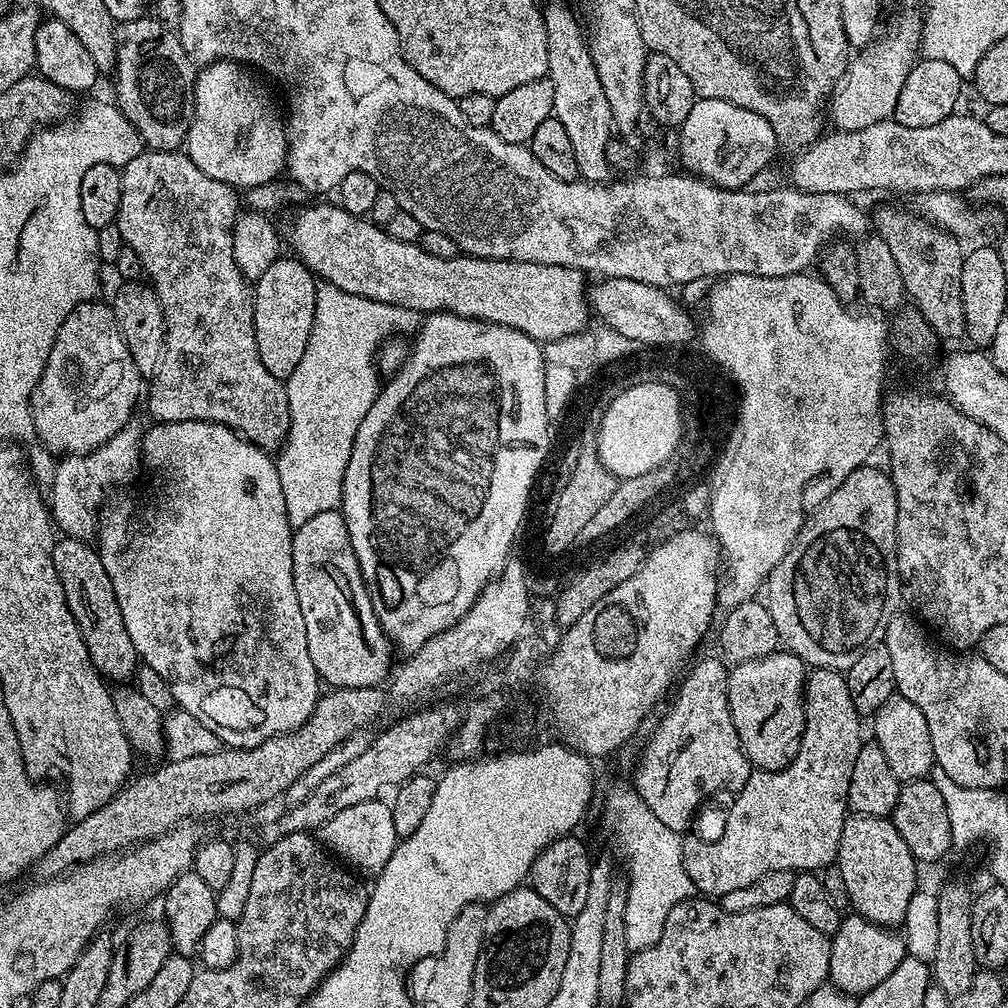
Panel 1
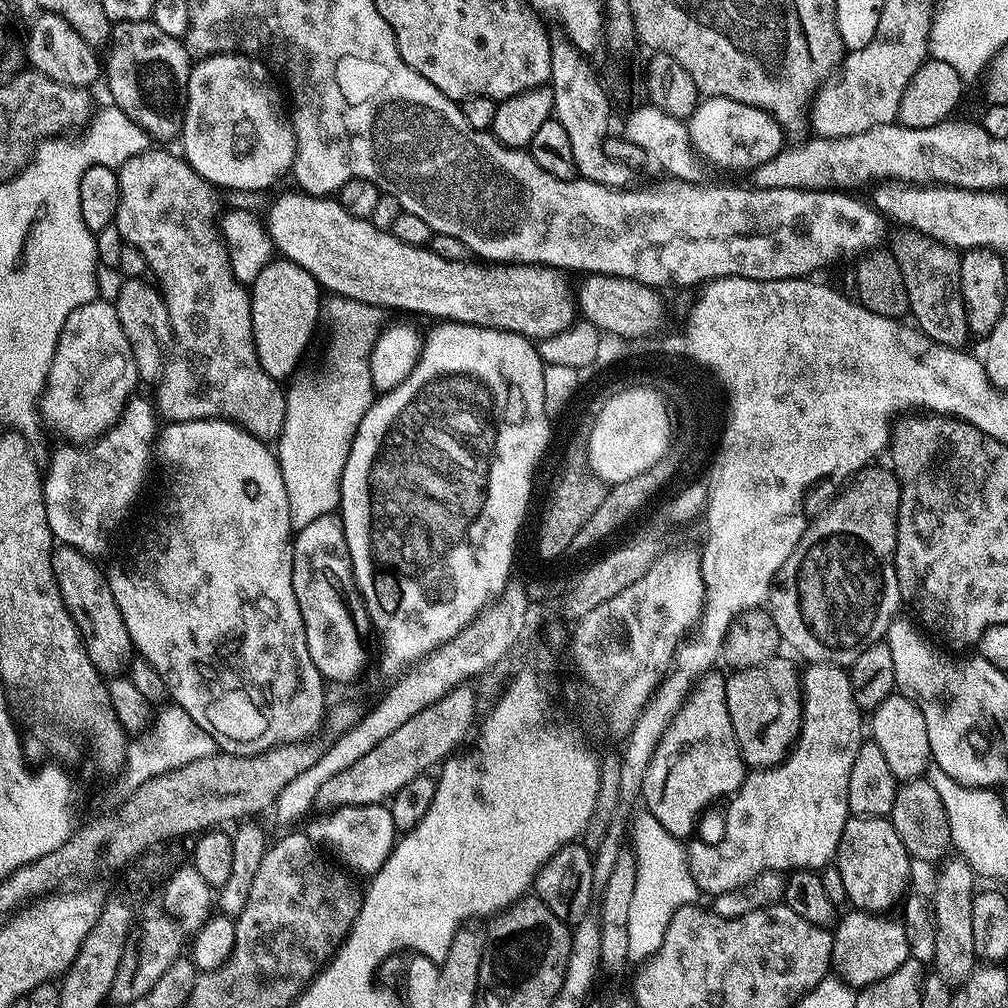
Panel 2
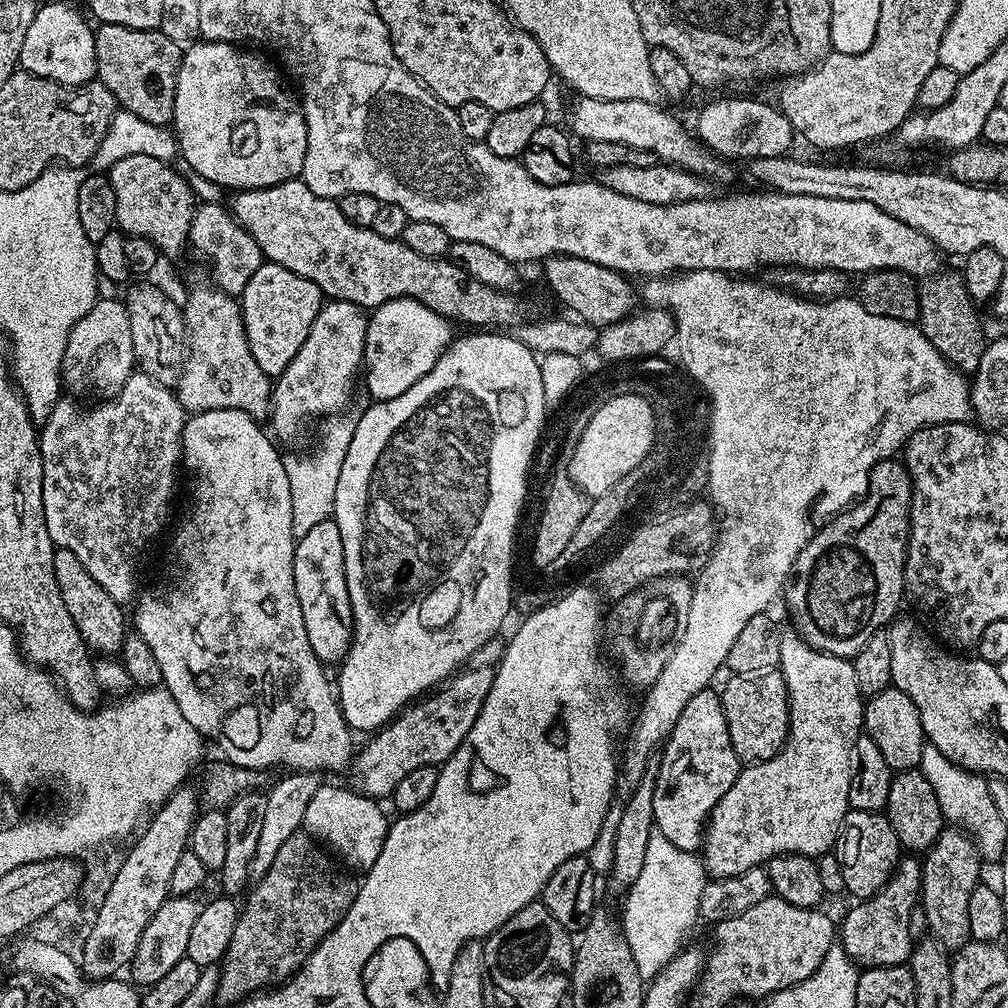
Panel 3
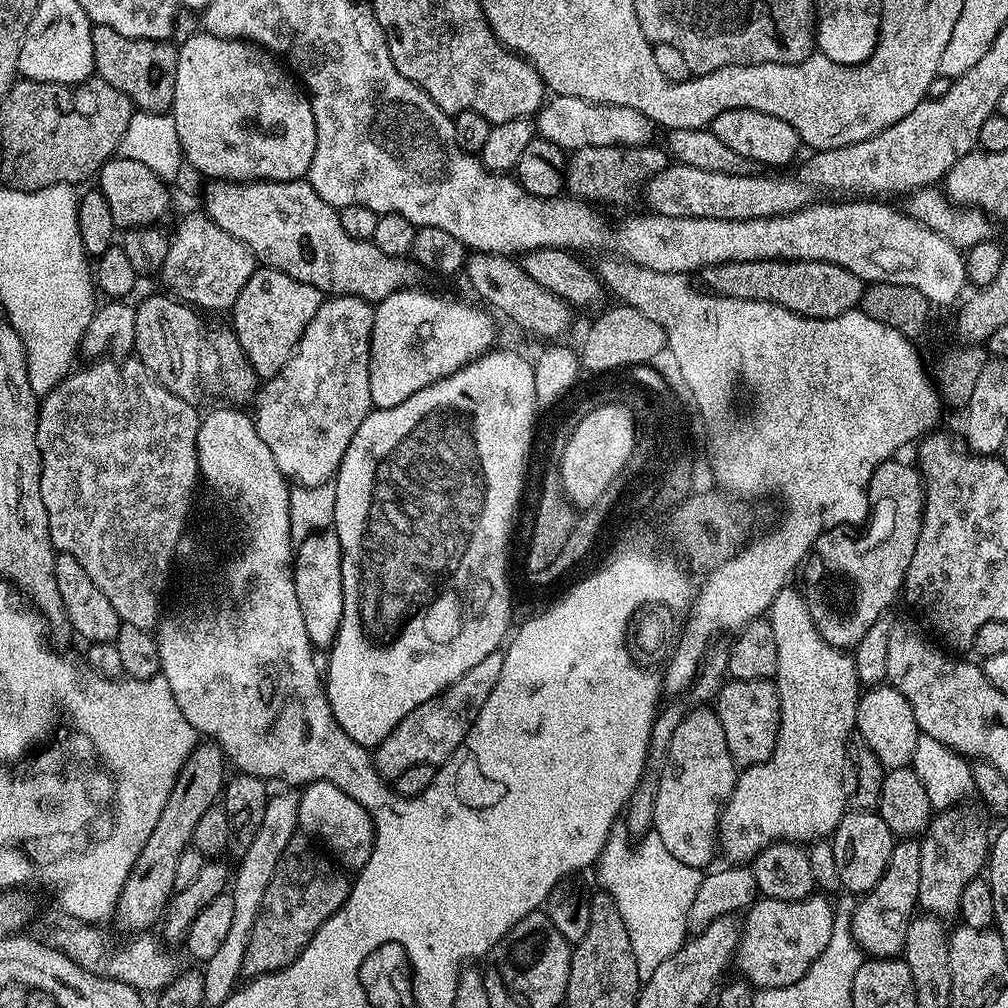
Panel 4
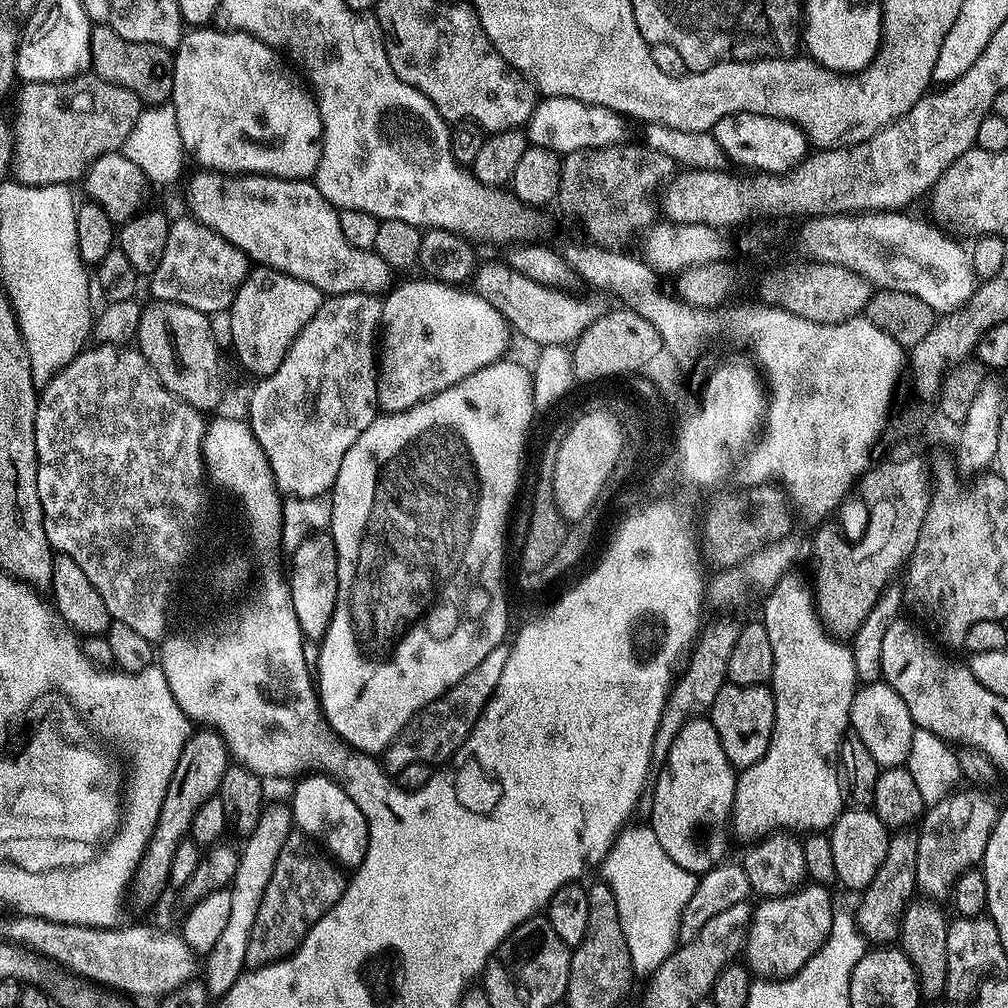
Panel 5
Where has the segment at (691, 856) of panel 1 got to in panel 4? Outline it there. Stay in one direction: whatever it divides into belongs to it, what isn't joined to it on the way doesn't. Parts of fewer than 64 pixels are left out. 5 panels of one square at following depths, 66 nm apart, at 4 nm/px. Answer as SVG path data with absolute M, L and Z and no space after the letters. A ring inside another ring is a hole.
M792 586L784 587L772 600L772 607L767 613L766 619L772 625L774 630L774 643L778 645L778 670L774 677L774 683L778 690L778 698L780 699L780 729L778 730L778 738L774 746L774 754L770 754L770 758L761 764L755 764L749 768L743 769L736 777L736 785L732 791L732 797L729 798L724 806L723 812L720 814L720 822L718 825L718 848L721 853L725 852L732 862L751 862L751 860L767 848L769 844L777 842L815 842L831 837L840 820L844 817L846 811L846 797L844 795L844 765L848 762L848 738L856 732L856 707L862 695L862 685L856 676L856 667L852 661L851 655L847 651L833 648L831 644L826 643L822 638L822 634L818 634L818 630L812 621L812 615L808 612L808 602L803 595L800 596L792 589Z

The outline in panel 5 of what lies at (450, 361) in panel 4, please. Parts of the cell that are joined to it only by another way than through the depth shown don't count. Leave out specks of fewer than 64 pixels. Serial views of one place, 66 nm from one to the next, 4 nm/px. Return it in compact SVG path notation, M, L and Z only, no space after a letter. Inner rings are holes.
M421 278L408 280L383 297L384 318L382 343L378 348L378 402L385 413L409 412L414 406L436 397L440 392L462 382L467 376L495 364L508 348L508 324L475 291L463 292L463 287L443 284L442 281Z

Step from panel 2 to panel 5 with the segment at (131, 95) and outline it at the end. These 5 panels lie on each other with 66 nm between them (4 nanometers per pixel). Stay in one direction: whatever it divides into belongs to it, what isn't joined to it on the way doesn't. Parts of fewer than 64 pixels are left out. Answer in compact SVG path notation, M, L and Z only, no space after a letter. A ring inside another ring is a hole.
M98 24L93 27L90 34L90 54L92 55L91 71L95 75L101 76L106 82L114 82L118 86L130 90L145 105L167 104L171 101L174 86L174 56L169 49L162 46L150 46L142 42L130 42L126 38L114 34L114 30L110 30L110 26Z

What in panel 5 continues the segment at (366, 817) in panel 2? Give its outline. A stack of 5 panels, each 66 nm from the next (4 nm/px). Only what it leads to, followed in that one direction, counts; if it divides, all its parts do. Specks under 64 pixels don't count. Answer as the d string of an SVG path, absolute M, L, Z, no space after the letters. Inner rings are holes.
M308 774L305 775L299 783L300 782L301 784L293 790L292 801L290 801L295 827L303 832L305 836L312 837L337 865L343 866L345 869L349 868L348 870L359 868L362 858L366 858L366 846L370 839L368 823L364 817L364 809L359 808L358 805L350 799L343 786L333 782L327 775Z

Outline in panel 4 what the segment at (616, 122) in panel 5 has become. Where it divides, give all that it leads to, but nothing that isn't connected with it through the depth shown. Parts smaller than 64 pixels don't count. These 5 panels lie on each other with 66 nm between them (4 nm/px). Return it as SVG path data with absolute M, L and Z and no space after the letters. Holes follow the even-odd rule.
M555 95L537 113L536 130L541 139L552 141L560 148L573 152L586 146L641 147L651 141L649 139L656 128L652 121L633 107L590 103L573 96Z

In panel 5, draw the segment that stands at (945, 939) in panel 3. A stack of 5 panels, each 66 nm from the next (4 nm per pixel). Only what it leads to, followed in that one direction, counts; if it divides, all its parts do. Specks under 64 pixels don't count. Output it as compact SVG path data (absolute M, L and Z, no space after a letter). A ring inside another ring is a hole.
M957 787L942 802L931 805L919 821L916 886L927 897L947 897L966 869L975 868L983 861L986 842L990 842L1000 808L980 788L983 787Z

